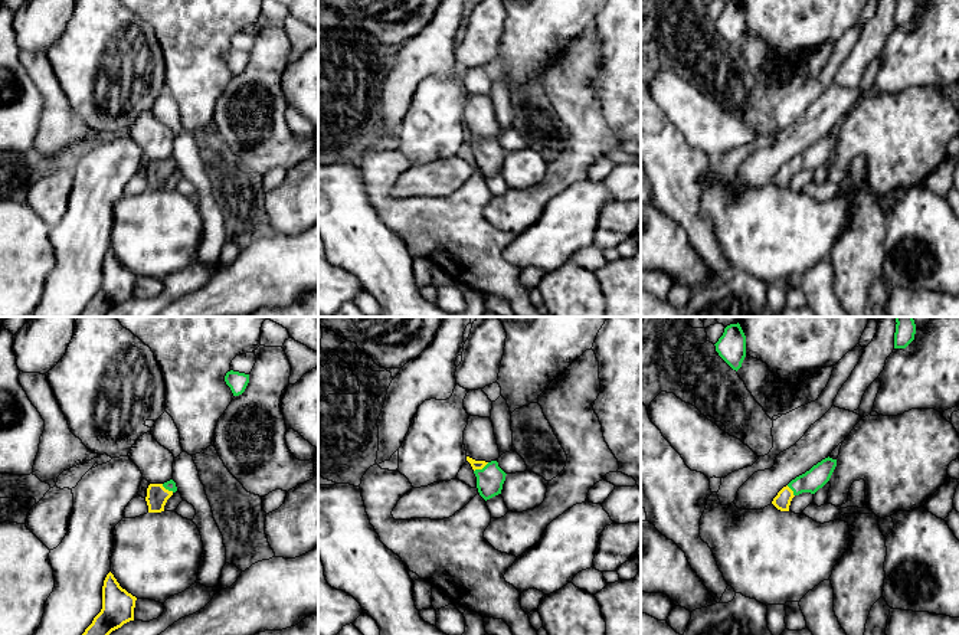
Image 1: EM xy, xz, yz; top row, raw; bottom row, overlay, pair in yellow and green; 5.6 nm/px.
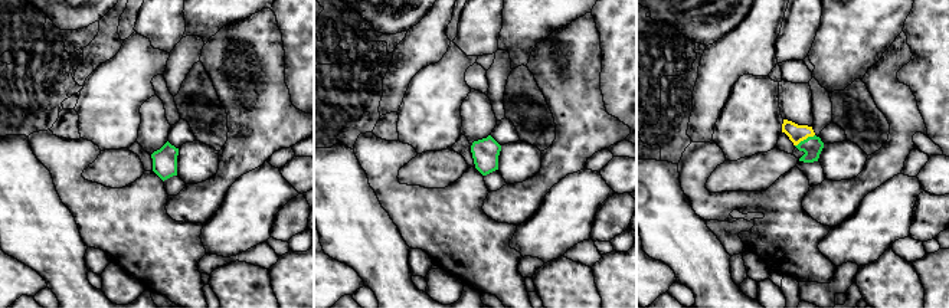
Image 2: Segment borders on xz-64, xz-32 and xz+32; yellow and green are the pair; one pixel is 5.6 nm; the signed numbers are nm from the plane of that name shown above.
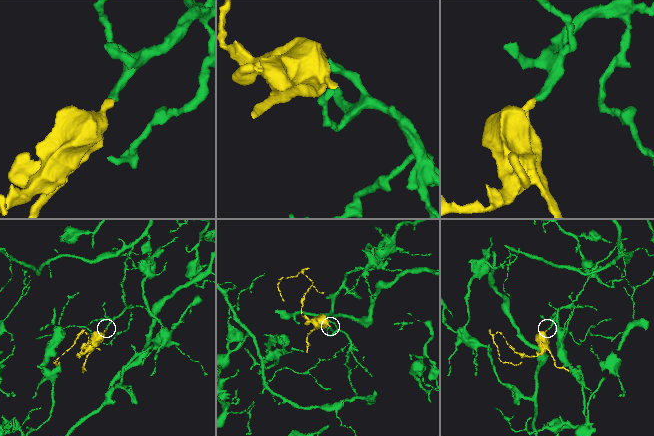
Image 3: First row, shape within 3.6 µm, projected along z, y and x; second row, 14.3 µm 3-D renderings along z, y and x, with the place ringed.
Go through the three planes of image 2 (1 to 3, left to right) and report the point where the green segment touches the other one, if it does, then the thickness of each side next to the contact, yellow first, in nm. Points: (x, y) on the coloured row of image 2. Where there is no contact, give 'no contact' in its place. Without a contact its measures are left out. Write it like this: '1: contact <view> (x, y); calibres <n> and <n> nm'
1: no contact
2: no contact
3: contact xz+32 (804, 138); calibres 100 and 110 nm

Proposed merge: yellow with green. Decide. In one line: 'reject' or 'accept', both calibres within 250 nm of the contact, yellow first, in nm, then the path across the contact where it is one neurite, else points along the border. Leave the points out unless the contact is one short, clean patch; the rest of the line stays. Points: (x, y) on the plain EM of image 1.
accept | 50/150 nm | across xz (475, 141), (481, 146), (490, 157)

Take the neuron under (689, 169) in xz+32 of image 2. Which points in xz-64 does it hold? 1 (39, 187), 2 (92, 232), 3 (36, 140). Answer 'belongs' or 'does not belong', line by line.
1: does not belong
2: belongs
3: belongs

